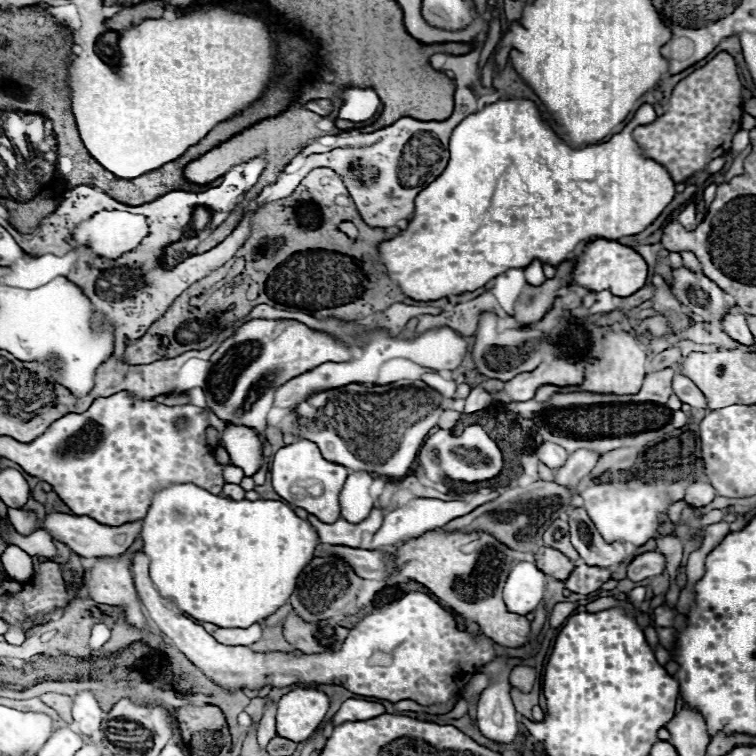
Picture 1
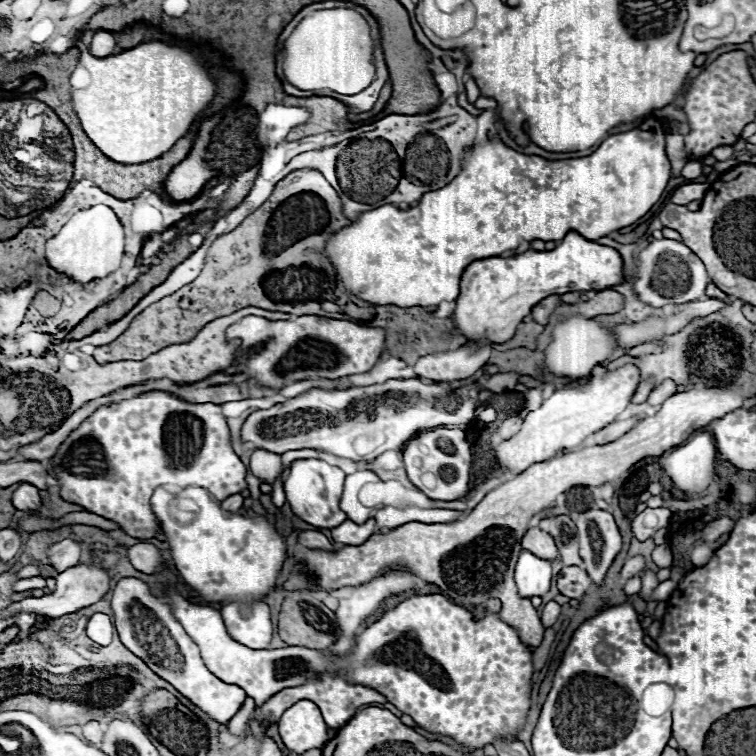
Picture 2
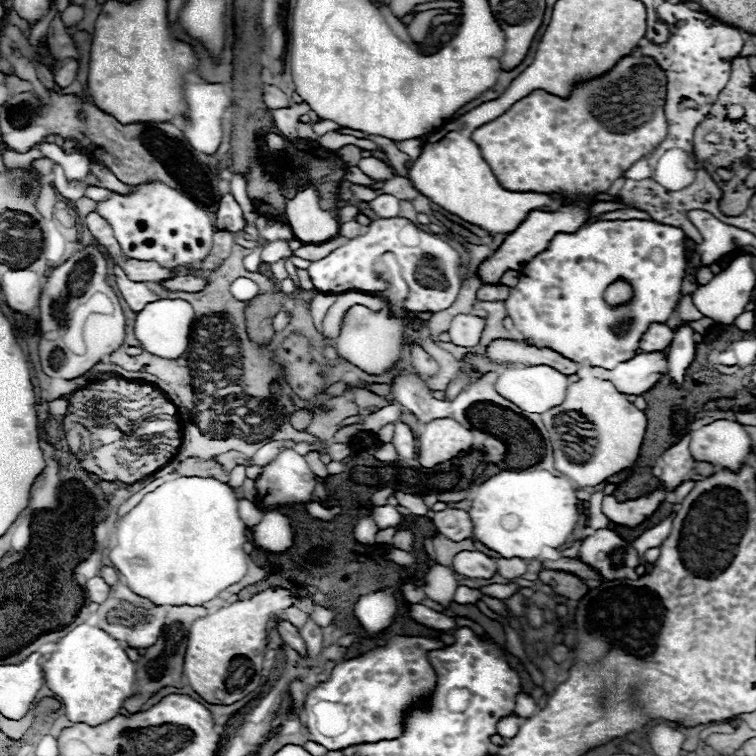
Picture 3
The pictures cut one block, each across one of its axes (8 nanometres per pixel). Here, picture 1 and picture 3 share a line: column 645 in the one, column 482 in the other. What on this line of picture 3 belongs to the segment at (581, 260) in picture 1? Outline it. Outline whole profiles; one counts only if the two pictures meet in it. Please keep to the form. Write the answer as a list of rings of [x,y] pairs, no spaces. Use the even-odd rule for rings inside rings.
[[[586,198],[582,200],[580,204],[572,206],[564,206],[564,208],[558,208],[556,212],[542,212],[542,210],[532,210],[520,224],[514,232],[510,232],[504,242],[498,246],[498,250],[488,256],[484,262],[480,262],[478,270],[476,270],[476,276],[482,280],[482,284],[494,284],[498,286],[504,272],[508,270],[520,270],[520,266],[524,266],[526,262],[530,262],[538,252],[546,250],[550,240],[560,234],[560,232],[576,232],[586,220],[588,220],[588,206],[592,204],[592,198]]]

